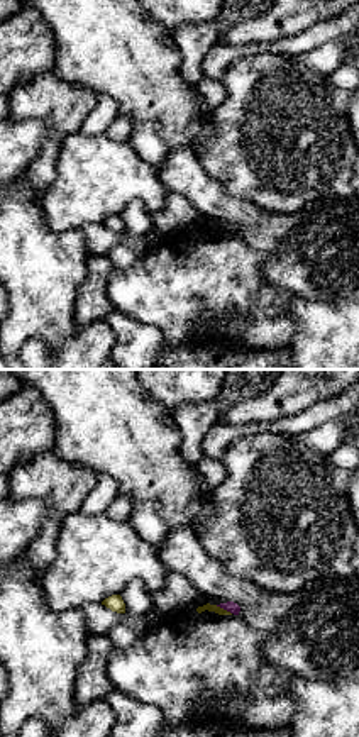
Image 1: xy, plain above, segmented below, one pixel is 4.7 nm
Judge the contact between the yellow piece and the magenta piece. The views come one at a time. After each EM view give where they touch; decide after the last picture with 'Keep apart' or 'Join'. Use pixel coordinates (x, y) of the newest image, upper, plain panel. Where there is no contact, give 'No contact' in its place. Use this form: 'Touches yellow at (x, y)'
Touches yellow at (222, 229)

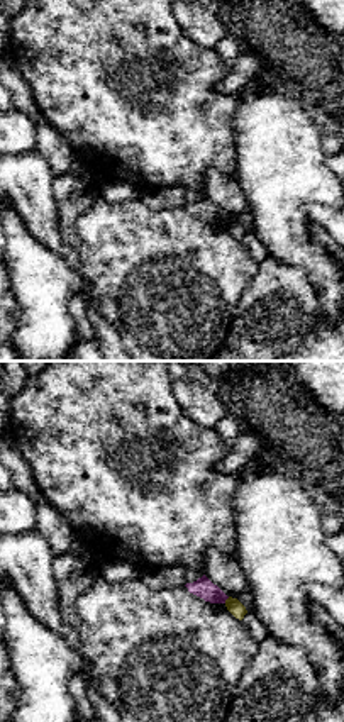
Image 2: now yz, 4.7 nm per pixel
Touches yellow at (226, 221)

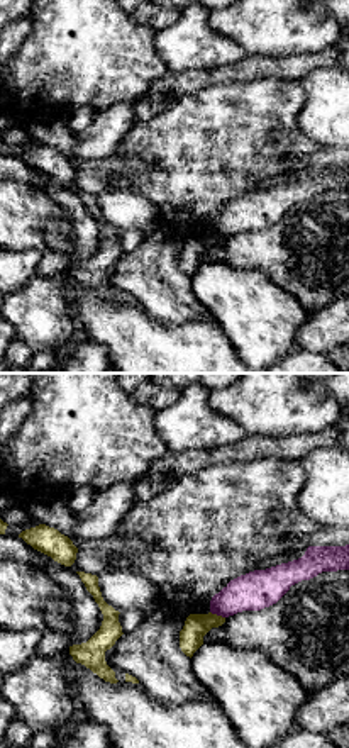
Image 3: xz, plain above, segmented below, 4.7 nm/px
Touches yellow at (216, 234)

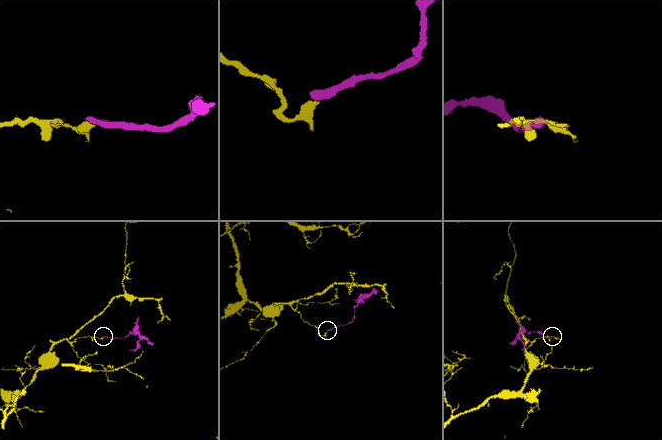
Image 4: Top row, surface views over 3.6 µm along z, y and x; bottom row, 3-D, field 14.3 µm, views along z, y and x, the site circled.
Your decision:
Keep apart

